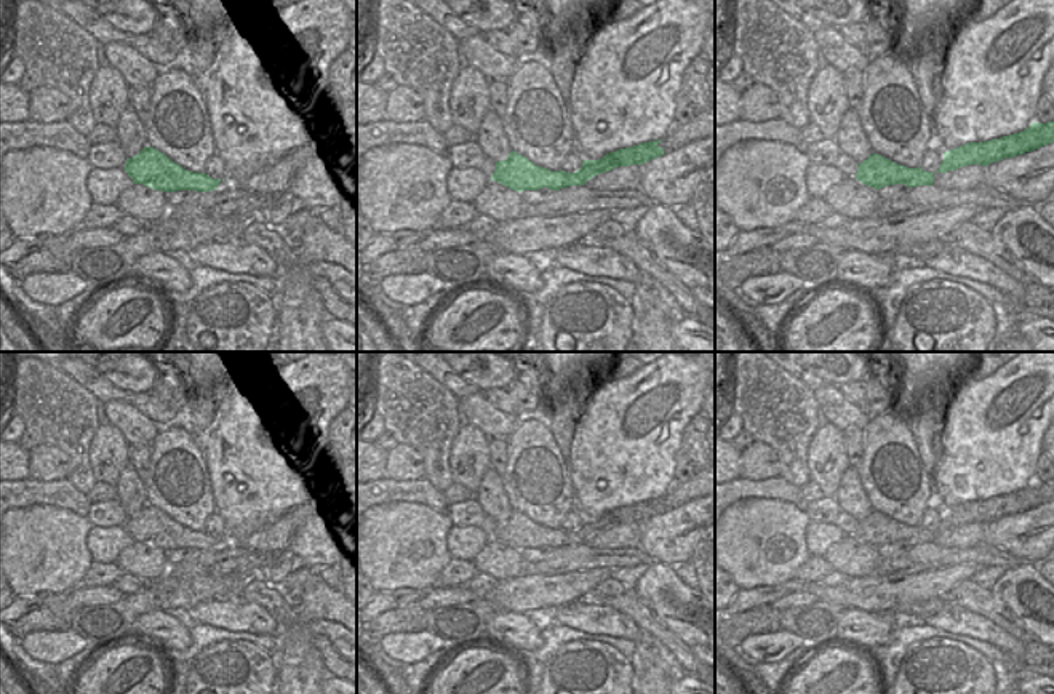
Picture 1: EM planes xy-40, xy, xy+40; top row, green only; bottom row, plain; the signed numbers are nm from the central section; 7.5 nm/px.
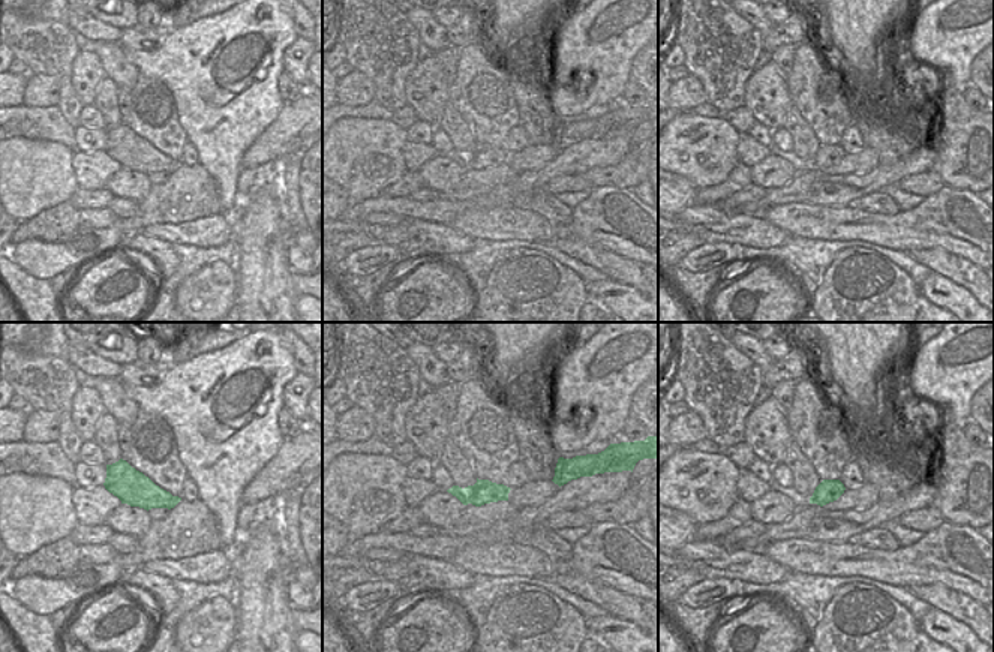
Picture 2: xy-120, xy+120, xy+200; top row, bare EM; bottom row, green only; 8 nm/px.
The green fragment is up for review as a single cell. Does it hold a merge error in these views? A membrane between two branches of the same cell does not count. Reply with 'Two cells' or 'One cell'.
Two cells.

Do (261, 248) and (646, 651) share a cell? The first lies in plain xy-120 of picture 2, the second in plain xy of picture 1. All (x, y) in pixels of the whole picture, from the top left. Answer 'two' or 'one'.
one

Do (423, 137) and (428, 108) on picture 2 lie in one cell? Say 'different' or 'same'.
different

